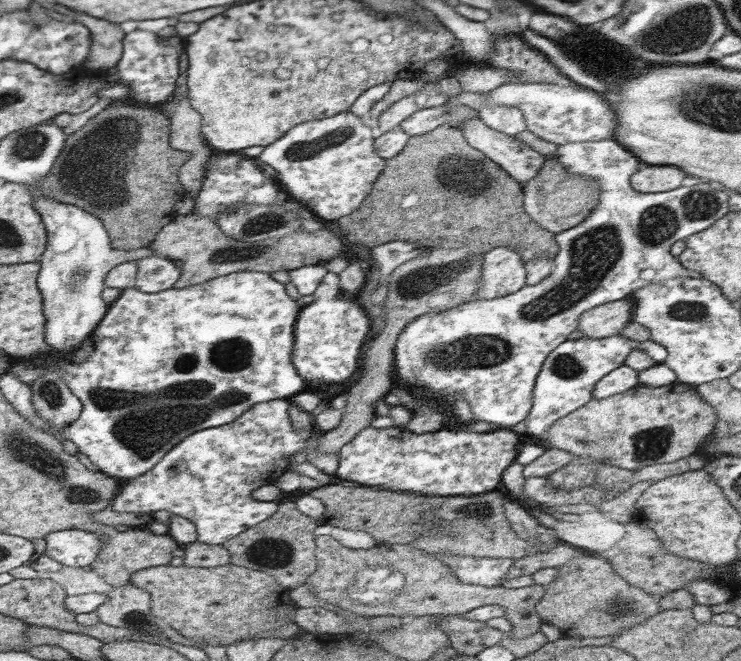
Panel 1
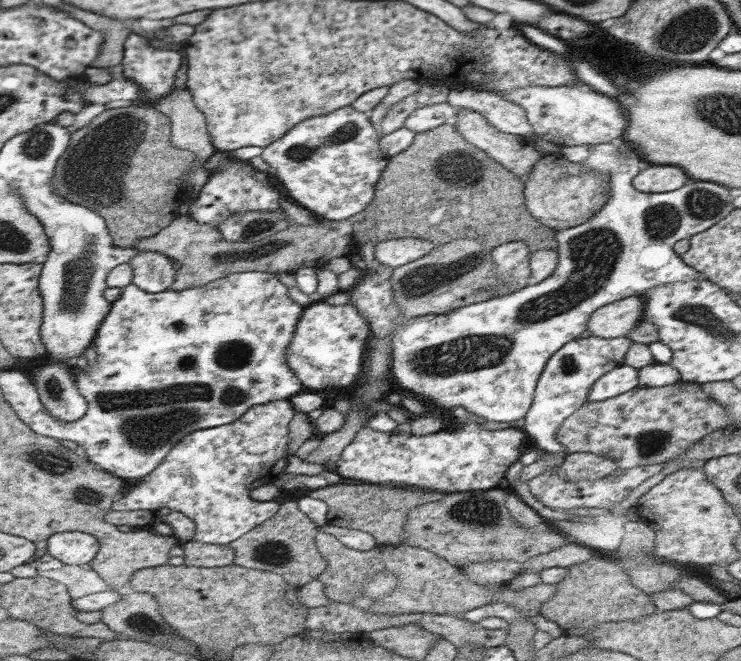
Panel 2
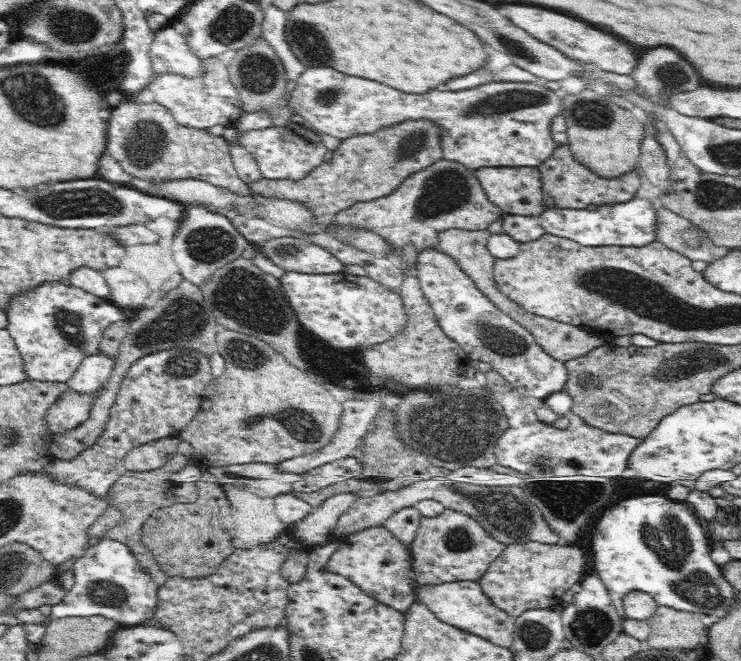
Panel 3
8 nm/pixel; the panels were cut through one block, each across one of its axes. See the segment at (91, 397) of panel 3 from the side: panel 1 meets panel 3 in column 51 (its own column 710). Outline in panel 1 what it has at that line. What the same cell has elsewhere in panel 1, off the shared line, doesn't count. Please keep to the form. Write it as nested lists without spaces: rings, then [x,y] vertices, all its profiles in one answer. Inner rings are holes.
[[[680,382],[658,388],[638,385],[608,398],[593,398],[556,422],[548,430],[547,438],[552,447],[572,455],[588,456],[606,465],[634,471],[650,465],[675,463],[694,454],[715,430],[717,422],[719,413],[703,400],[696,387]]]

